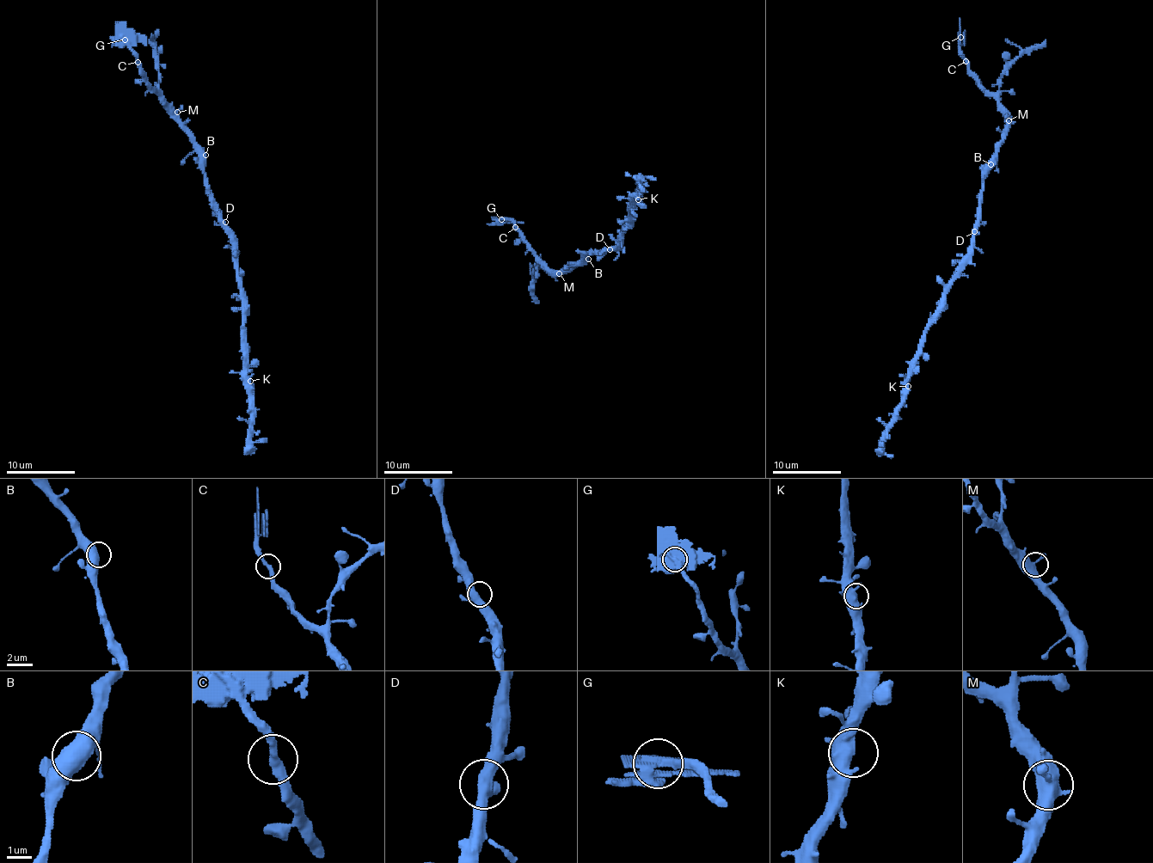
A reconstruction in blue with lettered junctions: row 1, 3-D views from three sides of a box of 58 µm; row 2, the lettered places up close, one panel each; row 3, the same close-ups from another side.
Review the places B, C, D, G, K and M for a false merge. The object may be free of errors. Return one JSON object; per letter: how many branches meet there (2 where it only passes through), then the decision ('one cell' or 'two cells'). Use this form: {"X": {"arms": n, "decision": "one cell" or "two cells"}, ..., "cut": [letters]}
{"B": {"arms": 2, "decision": "one cell"}, "C": {"arms": 2, "decision": "one cell"}, "D": {"arms": 3, "decision": "one cell"}, "G": {"arms": 2, "decision": "two cells"}, "K": {"arms": 2, "decision": "one cell"}, "M": {"arms": 2, "decision": "one cell"}, "cut": ["G"]}

